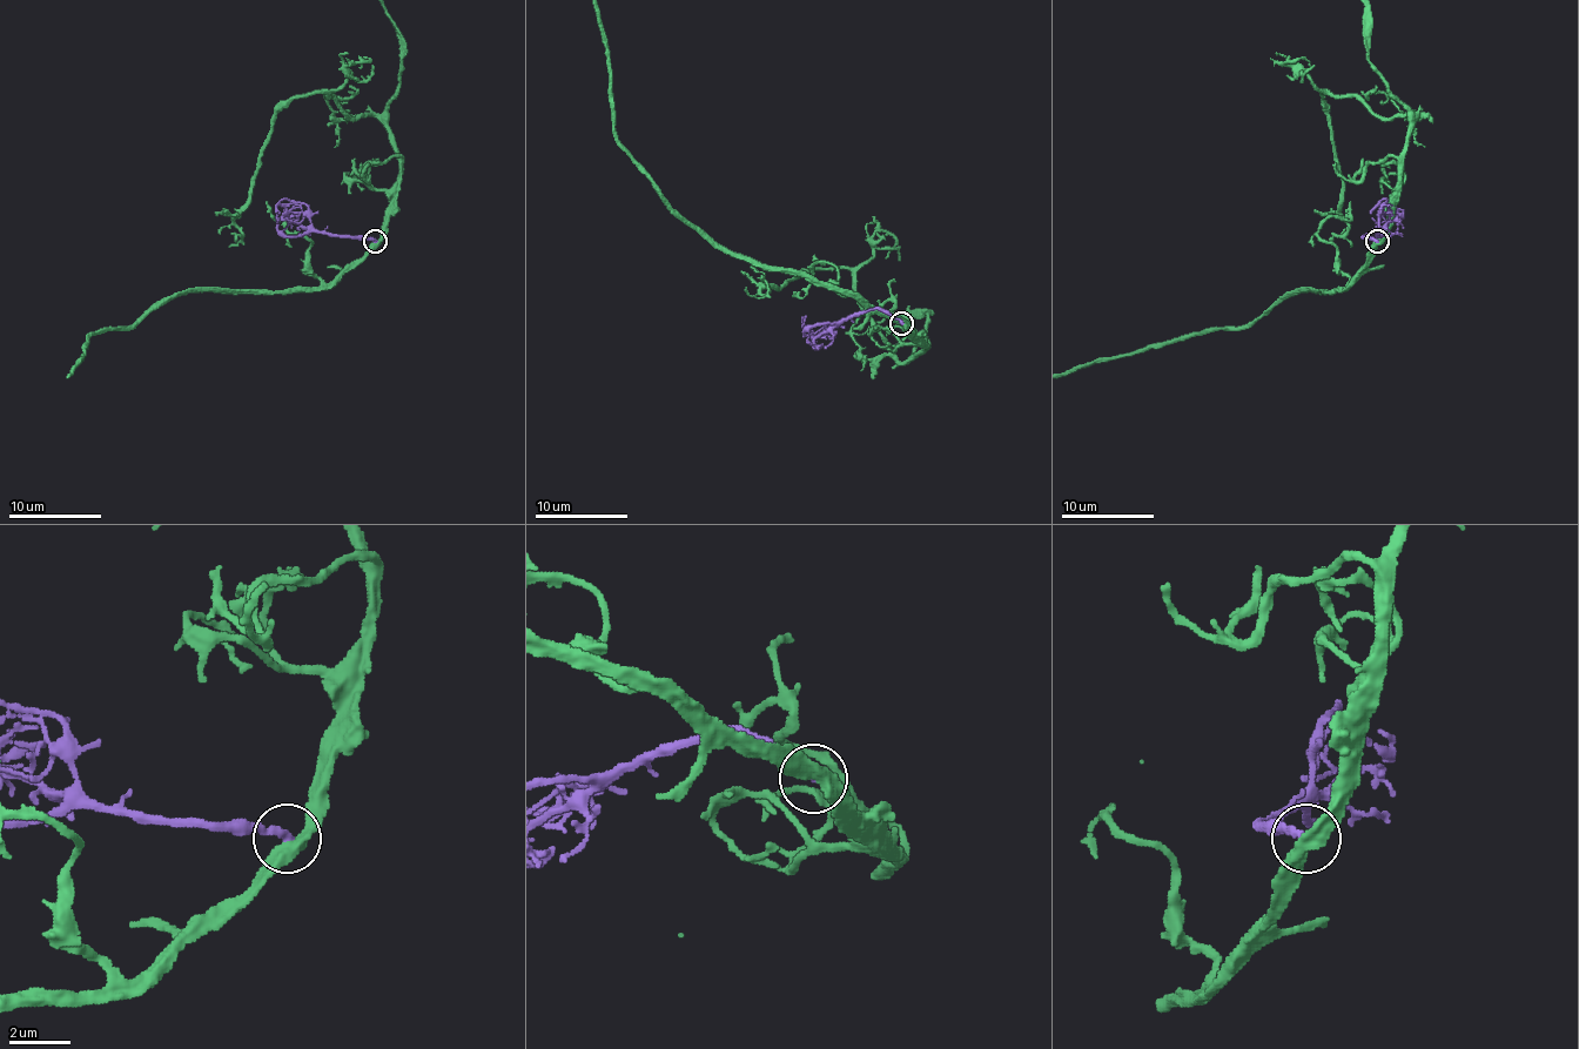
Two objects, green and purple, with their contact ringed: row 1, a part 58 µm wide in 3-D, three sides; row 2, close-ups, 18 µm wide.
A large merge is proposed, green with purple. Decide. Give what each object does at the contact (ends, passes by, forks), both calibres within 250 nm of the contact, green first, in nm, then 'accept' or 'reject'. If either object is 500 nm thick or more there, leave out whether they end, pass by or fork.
green passes by; purple ends; calibres 420 and 280 nm; reject

